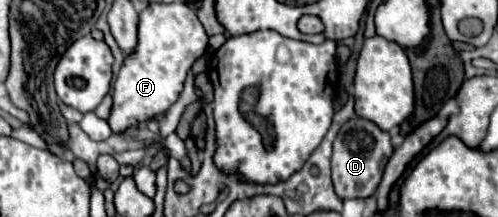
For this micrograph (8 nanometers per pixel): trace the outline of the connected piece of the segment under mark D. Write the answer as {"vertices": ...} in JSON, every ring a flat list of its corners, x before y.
{"vertices":[[354,117,346,125,342,125,334,141,334,153,332,153,332,181,336,195,342,201,372,197,382,181,382,173,388,159,392,157,392,151,394,147,390,143,390,135,378,129,372,121]]}

